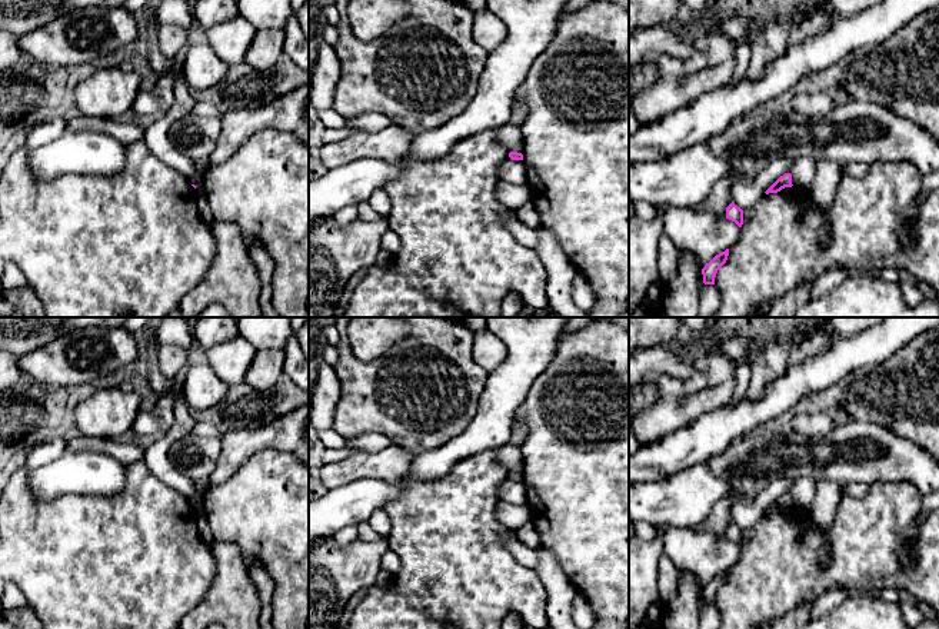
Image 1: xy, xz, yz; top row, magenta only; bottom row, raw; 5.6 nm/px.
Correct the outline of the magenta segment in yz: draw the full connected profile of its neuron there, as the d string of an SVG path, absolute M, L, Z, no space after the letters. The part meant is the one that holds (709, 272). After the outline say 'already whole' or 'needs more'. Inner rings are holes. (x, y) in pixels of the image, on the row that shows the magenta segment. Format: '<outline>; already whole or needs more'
M729 249L716 254L709 263L705 264L705 267L702 269L705 284L715 284L716 273L726 263L727 256L729 256Z; already whole

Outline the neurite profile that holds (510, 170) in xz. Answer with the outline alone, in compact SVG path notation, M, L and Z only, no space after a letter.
M510 157L503 160L497 170L497 177L509 183L526 184L527 172L523 160L512 160Z

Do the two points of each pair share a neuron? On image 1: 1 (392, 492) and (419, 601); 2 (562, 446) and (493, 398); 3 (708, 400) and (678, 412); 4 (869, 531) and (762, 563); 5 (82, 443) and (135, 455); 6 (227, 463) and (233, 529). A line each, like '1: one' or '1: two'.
1: two
2: two
3: one
4: one
5: one
6: two

